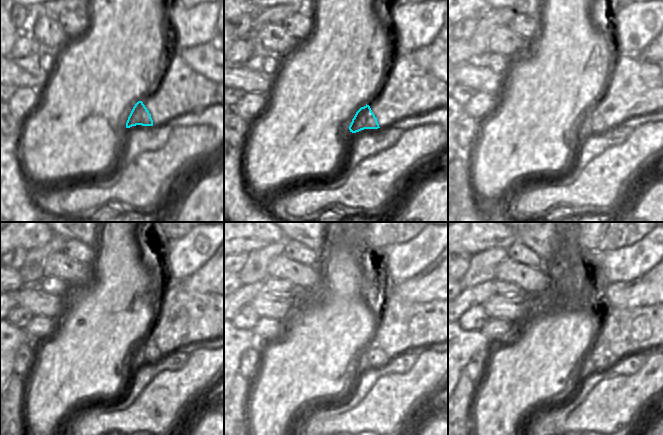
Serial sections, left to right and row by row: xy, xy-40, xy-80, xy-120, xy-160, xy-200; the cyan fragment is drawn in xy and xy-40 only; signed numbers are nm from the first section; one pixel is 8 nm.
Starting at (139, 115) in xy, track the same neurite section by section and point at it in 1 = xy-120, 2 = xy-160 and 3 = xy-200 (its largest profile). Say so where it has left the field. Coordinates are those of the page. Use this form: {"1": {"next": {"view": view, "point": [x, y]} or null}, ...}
{"1": {"next": {"view": "xy-120", "point": [145, 350]}}, "2": {"next": {"view": "xy-160", "point": [369, 355]}}, "3": {"next": {"view": "xy-200", "point": [592, 360]}}}

